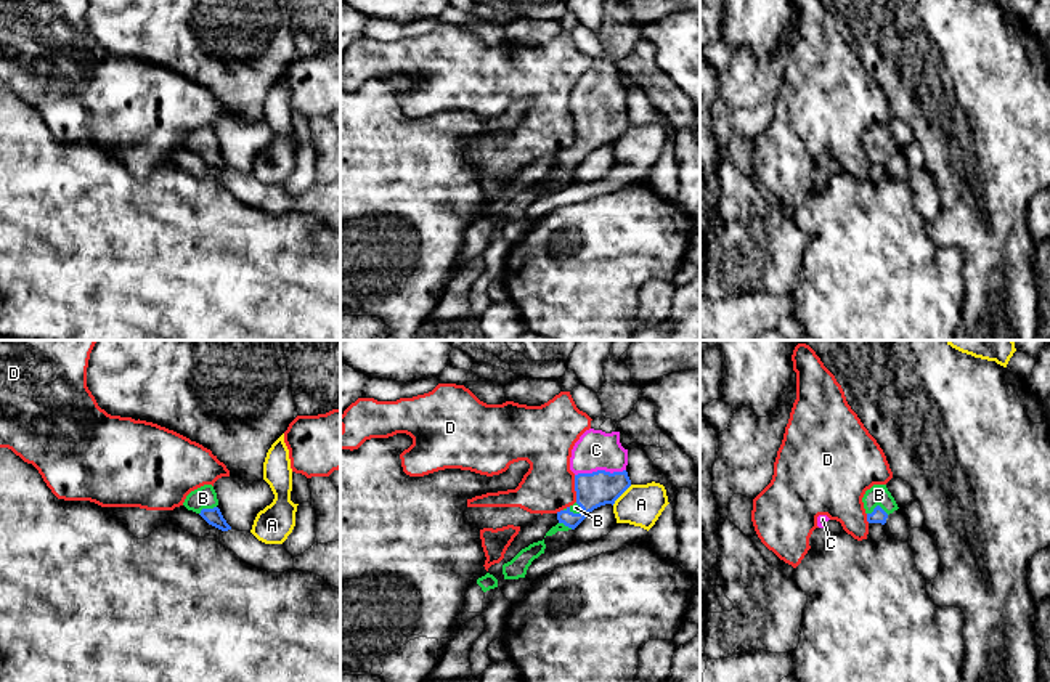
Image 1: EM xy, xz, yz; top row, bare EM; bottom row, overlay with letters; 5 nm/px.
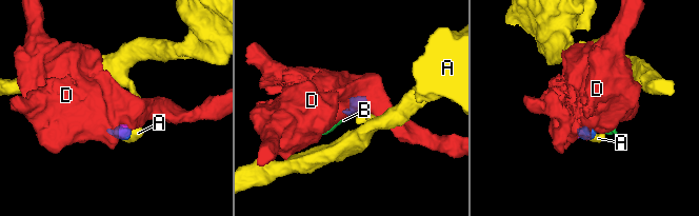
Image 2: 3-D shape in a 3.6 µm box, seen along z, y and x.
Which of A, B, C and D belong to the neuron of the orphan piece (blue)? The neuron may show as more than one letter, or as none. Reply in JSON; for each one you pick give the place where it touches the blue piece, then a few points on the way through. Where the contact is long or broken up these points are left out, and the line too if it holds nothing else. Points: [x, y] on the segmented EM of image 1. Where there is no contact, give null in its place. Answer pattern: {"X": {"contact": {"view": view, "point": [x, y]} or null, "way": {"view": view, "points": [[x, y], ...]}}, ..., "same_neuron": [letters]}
{"B": {"contact": {"view": "yz", "point": [879, 506]}, "way": {"view": "yz", "points": [[879, 515], [879, 506], [879, 495]]}}, "C": {"contact": {"view": "xz", "point": [599, 470]}, "way": {"view": "xz", "points": [[593, 490], [599, 480], [599, 470], [596, 450]]}}, "same_neuron": ["B", "C"]}

